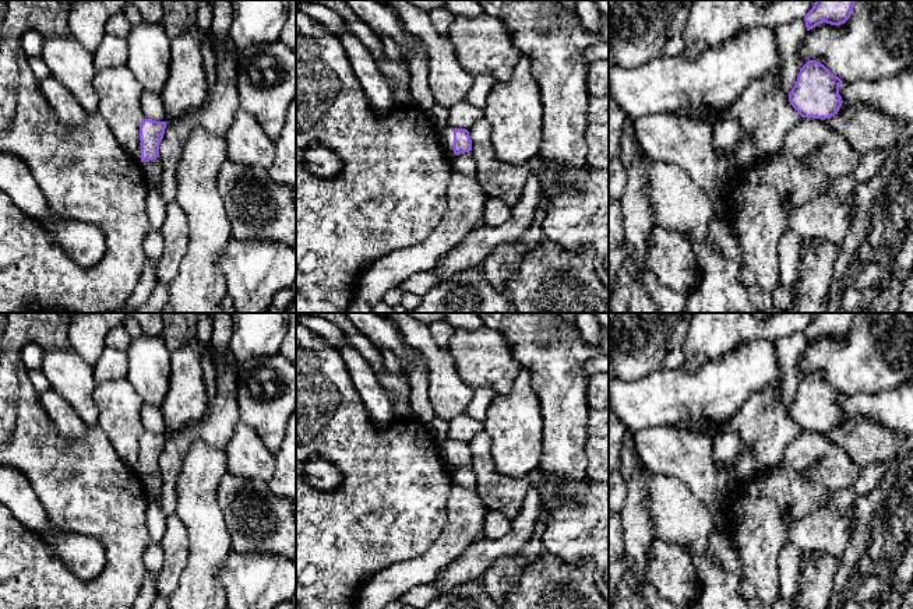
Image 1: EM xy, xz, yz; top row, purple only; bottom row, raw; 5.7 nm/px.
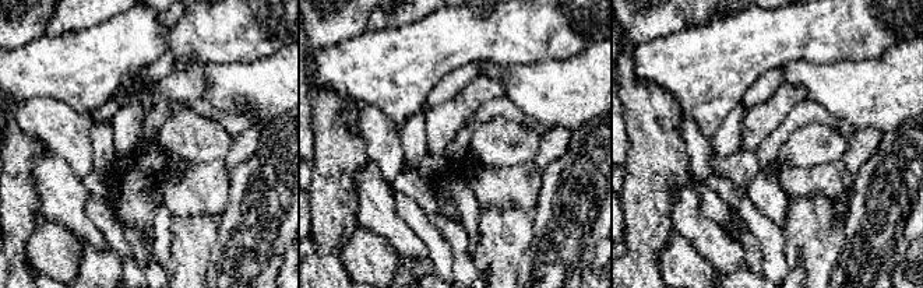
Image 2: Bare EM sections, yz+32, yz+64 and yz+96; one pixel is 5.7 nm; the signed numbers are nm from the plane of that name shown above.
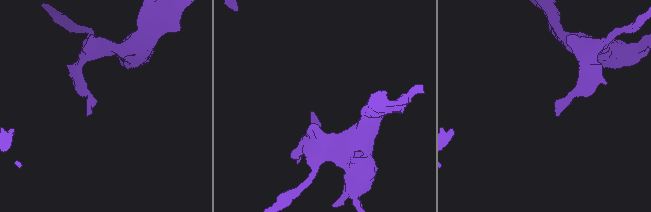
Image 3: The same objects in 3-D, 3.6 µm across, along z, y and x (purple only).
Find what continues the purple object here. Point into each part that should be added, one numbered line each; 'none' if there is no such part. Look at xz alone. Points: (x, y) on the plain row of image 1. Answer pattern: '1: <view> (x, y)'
1: xz (447, 447)

